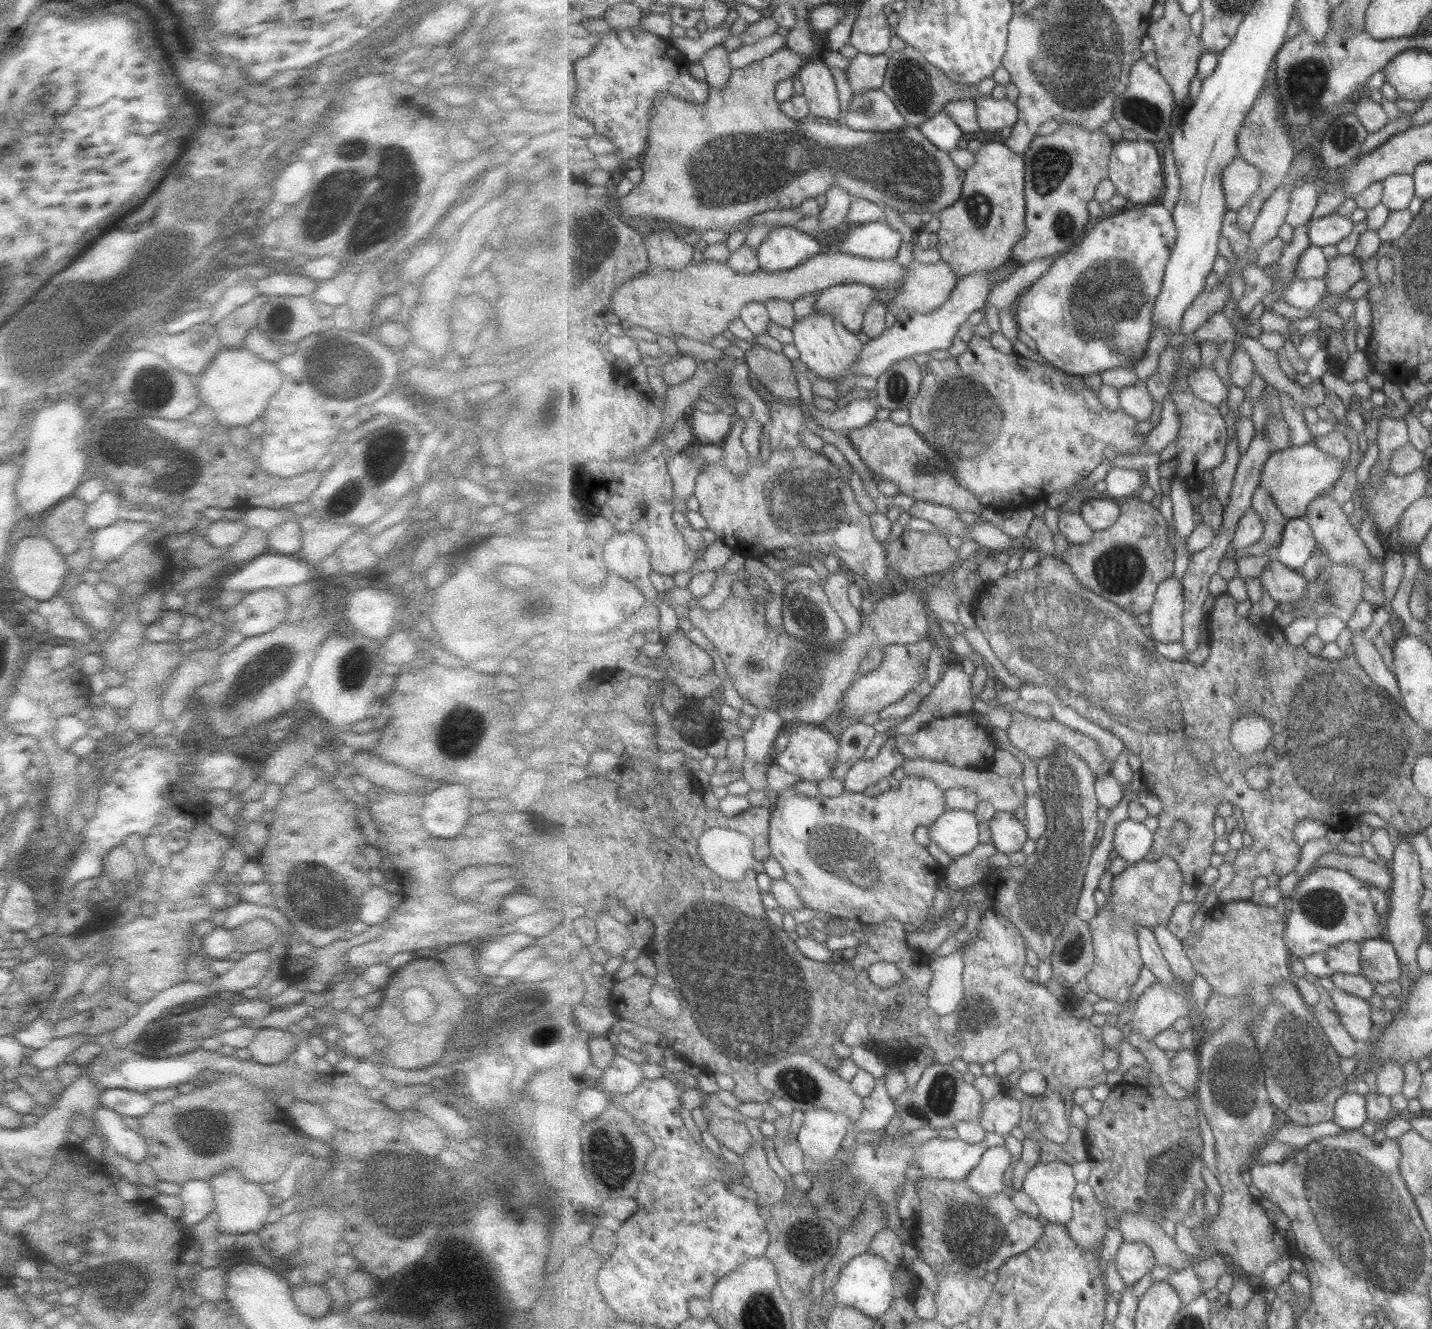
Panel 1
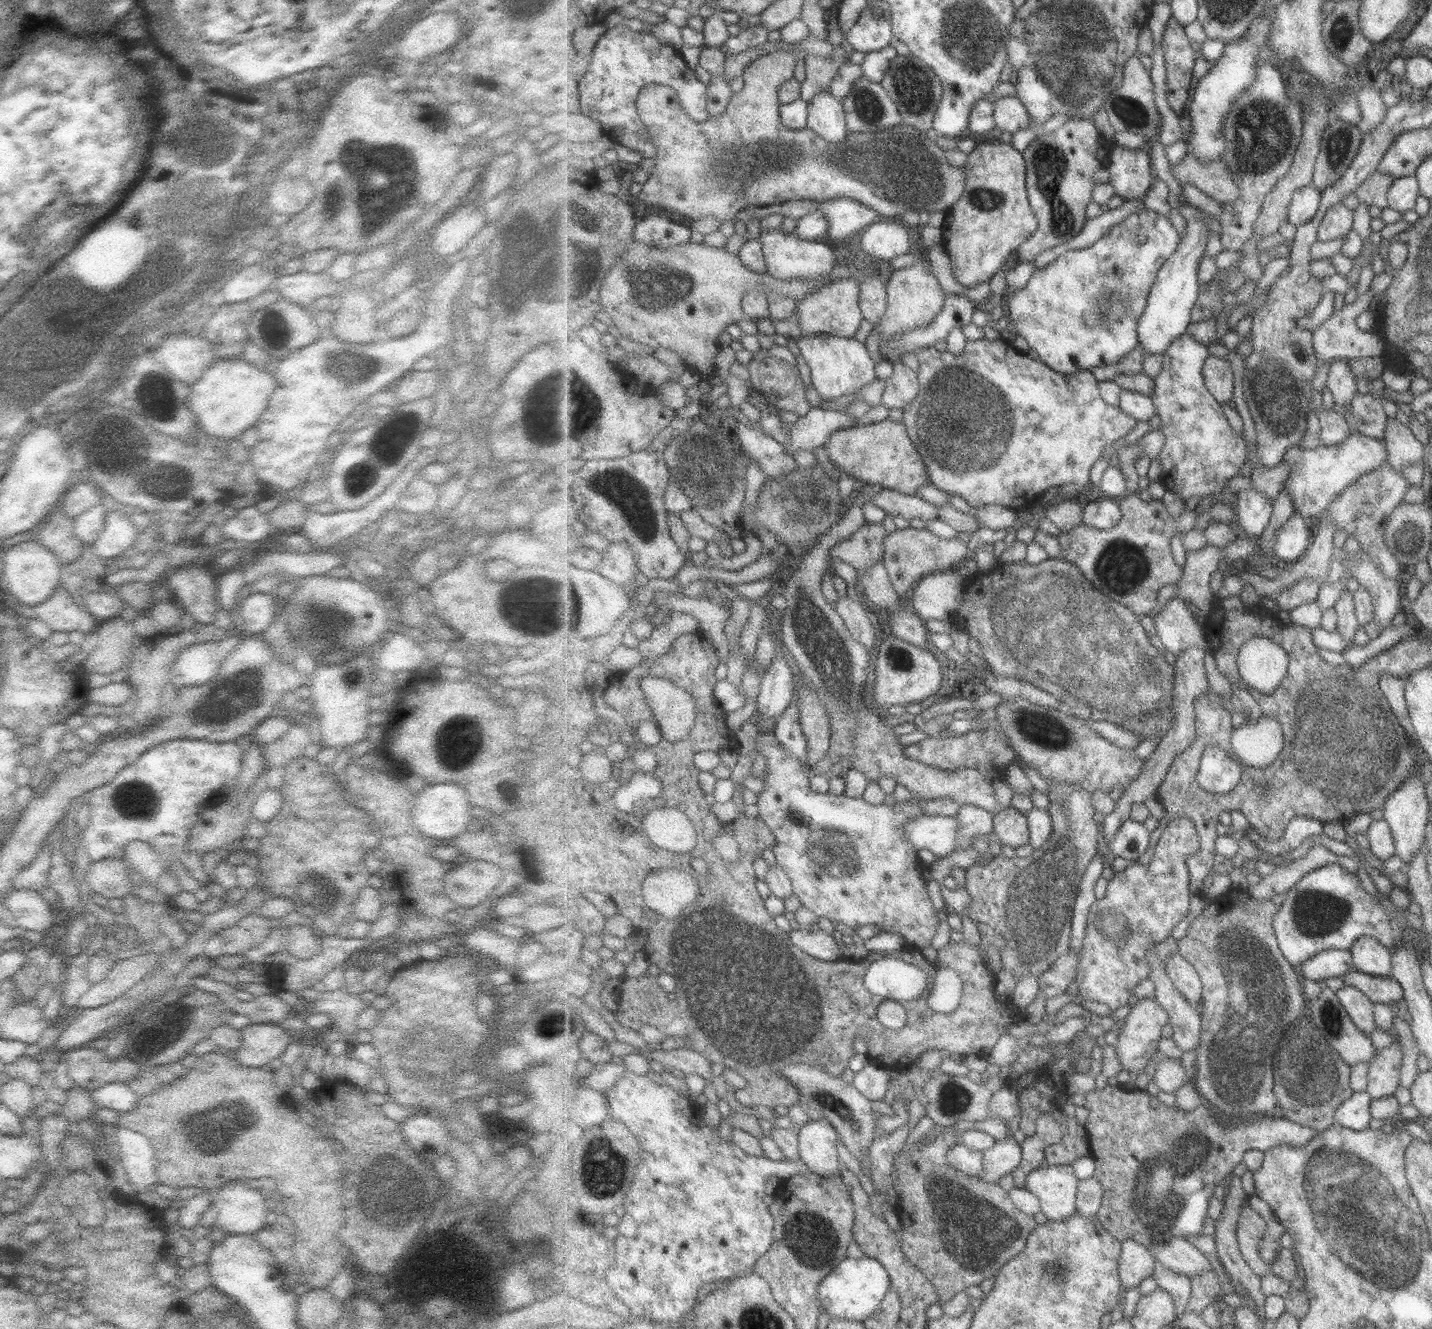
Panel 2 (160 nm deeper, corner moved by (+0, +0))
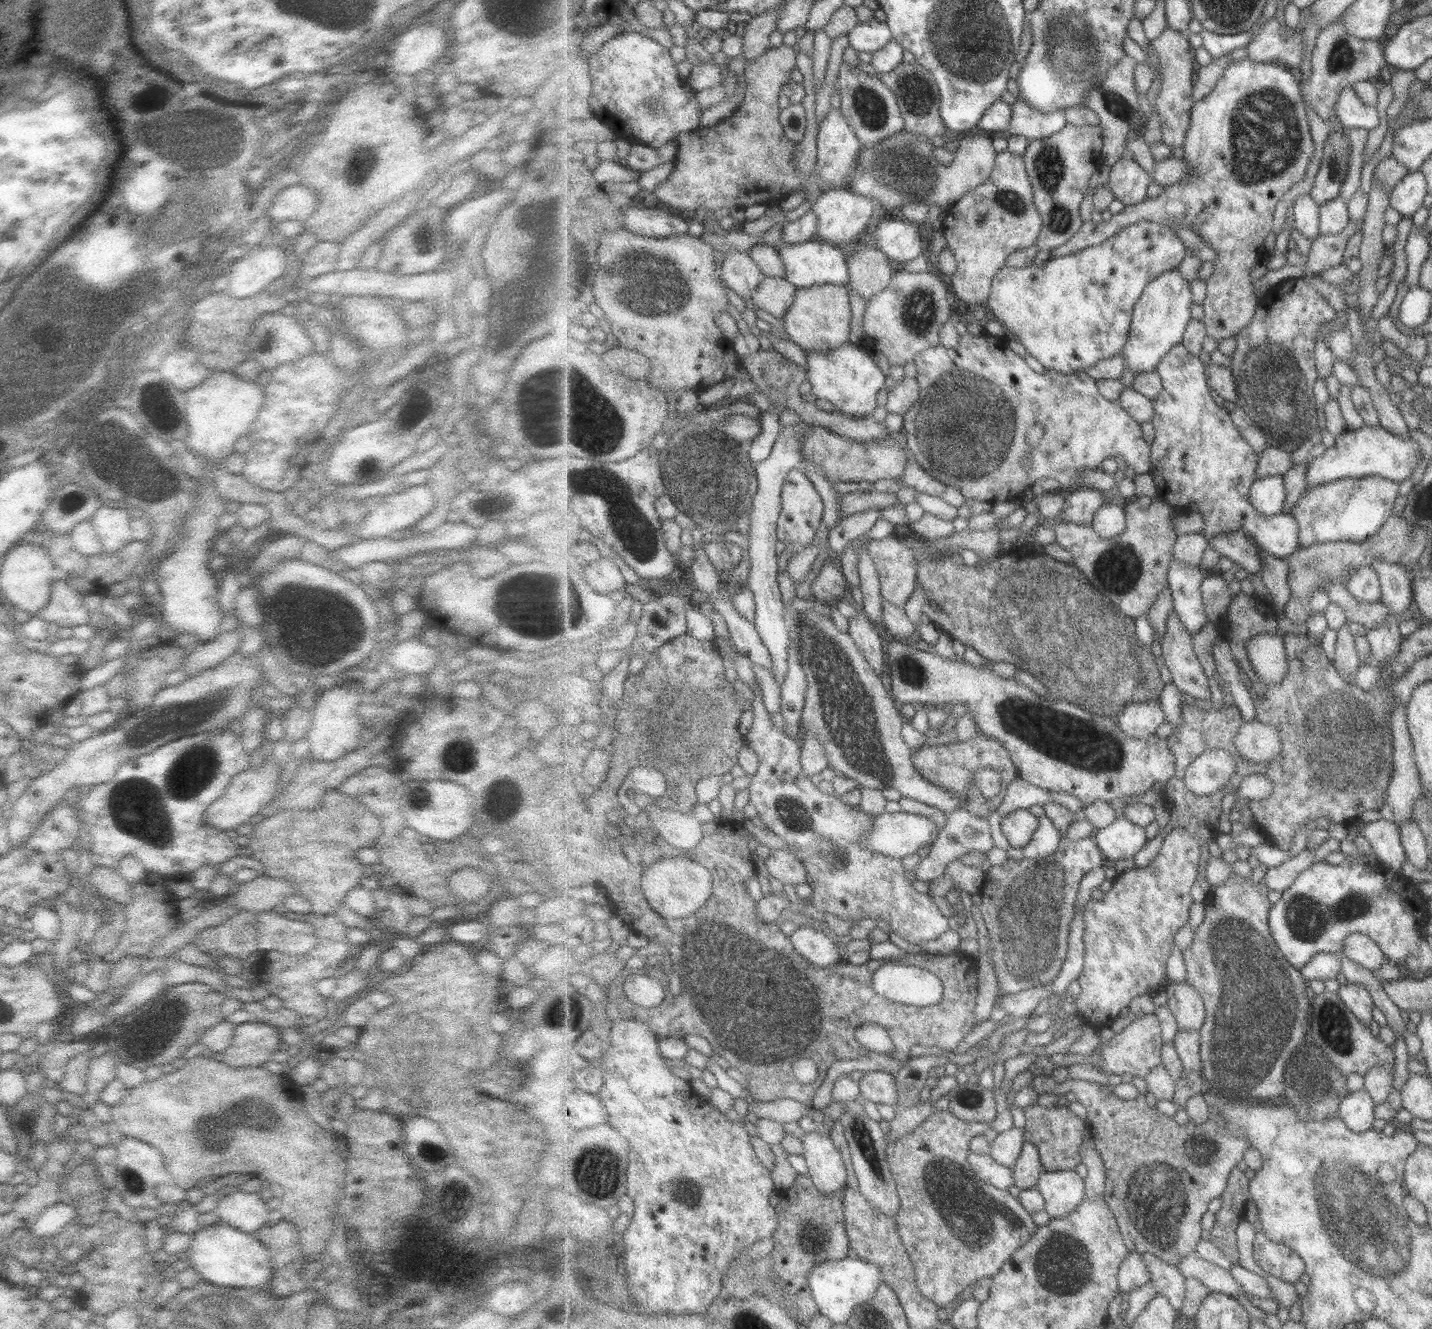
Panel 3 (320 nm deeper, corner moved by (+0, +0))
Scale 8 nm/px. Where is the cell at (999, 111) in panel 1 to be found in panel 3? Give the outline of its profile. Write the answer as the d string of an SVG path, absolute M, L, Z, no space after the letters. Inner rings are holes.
M1020 100L1011 105L1010 136L1019 136L1027 142L1044 140L1067 127L1065 110L1043 113Z

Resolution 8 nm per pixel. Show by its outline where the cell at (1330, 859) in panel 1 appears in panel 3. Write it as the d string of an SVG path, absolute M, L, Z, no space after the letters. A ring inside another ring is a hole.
M1305 848L1281 865L1268 868L1263 881L1270 891L1284 893L1315 862L1313 858L1315 858L1314 851Z

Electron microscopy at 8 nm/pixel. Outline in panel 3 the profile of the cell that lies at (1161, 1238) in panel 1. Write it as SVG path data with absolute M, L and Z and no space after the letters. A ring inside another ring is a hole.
M1197 1251L1182 1258L1178 1266L1186 1278L1199 1280L1211 1293L1227 1293L1232 1297L1246 1294L1243 1287L1235 1280L1231 1270L1204 1260Z

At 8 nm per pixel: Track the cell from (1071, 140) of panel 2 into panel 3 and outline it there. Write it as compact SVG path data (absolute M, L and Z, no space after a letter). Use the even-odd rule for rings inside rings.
M1071 126L1062 132L1044 140L1031 141L1028 144L1023 161L1034 186L1034 203L1042 213L1043 228L1035 244L1041 251L1055 251L1066 244L1071 237L1080 231L1083 220L1079 208L1089 192L1091 178L1104 165L1102 156L1104 146L1103 130L1097 126Z

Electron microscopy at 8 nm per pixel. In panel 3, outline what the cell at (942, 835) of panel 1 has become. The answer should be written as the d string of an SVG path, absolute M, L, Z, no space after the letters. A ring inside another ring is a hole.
M885 811L874 817L874 826L866 832L862 844L870 852L902 859L915 854L921 846L931 846L938 832L939 826L930 817Z

